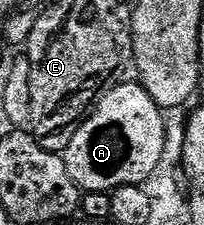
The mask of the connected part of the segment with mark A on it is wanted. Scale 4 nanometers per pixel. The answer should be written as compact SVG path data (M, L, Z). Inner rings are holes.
M120 81L108 90L84 119L81 128L69 140L69 148L63 154L71 180L79 185L80 191L110 192L122 186L142 186L143 181L155 171L165 148L165 120L163 110L149 96L149 92L138 81Z

